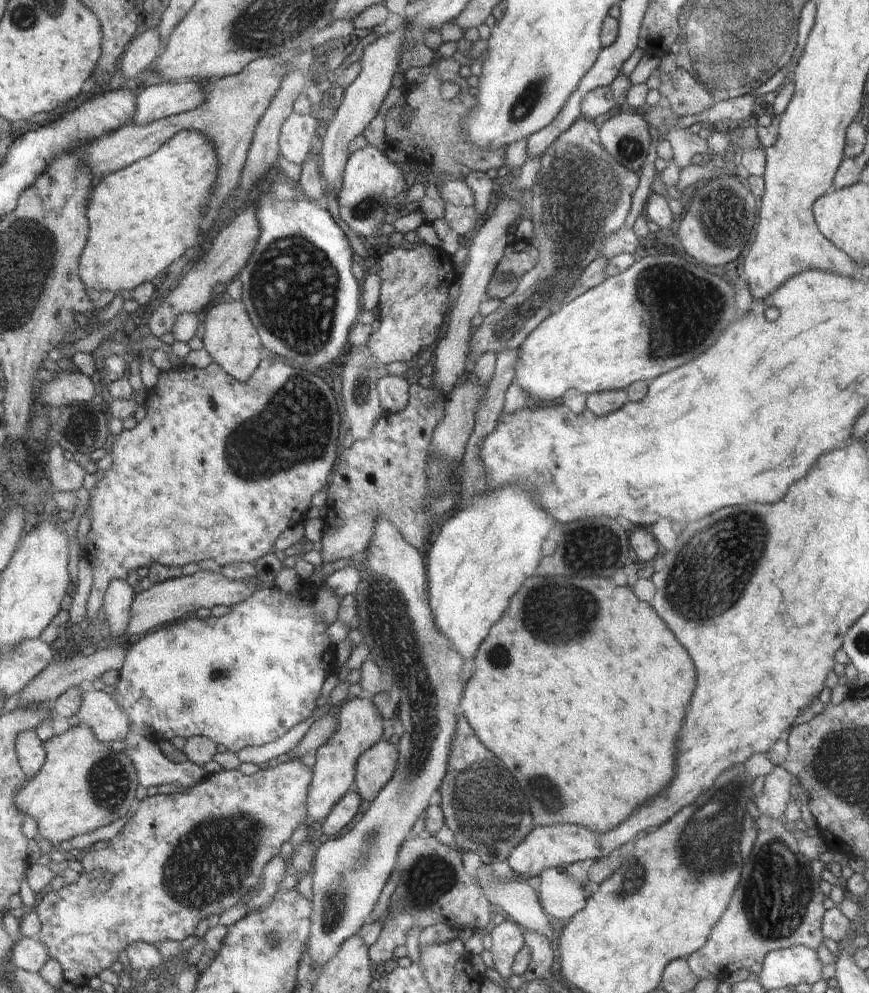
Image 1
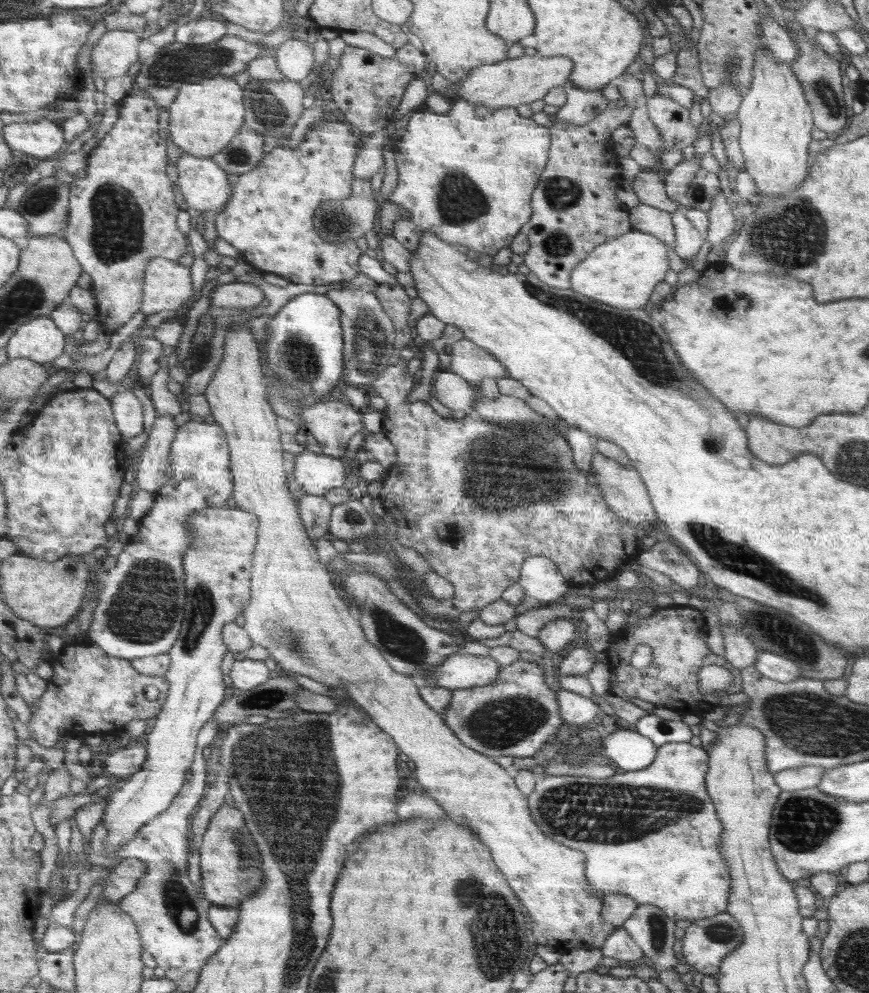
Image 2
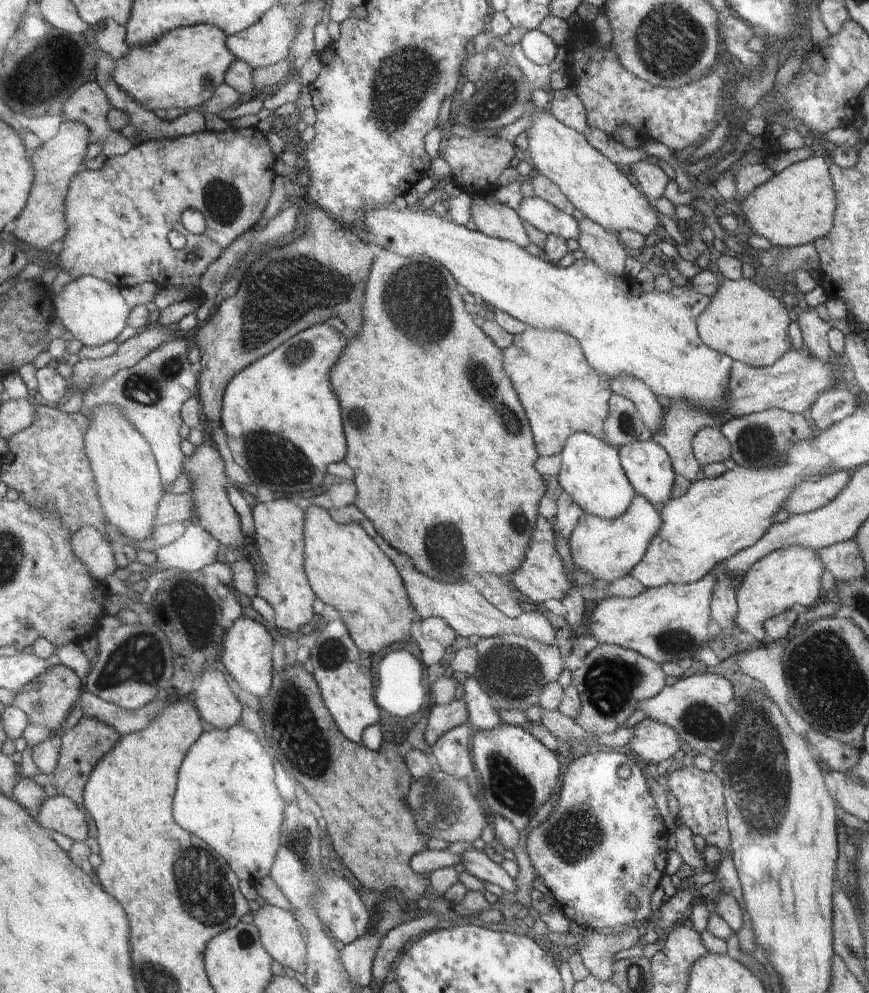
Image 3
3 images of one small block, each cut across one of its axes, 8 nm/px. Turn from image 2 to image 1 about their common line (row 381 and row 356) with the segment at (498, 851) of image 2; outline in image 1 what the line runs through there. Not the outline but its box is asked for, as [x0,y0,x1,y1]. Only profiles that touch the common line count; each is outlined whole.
[203,301,262,382]

